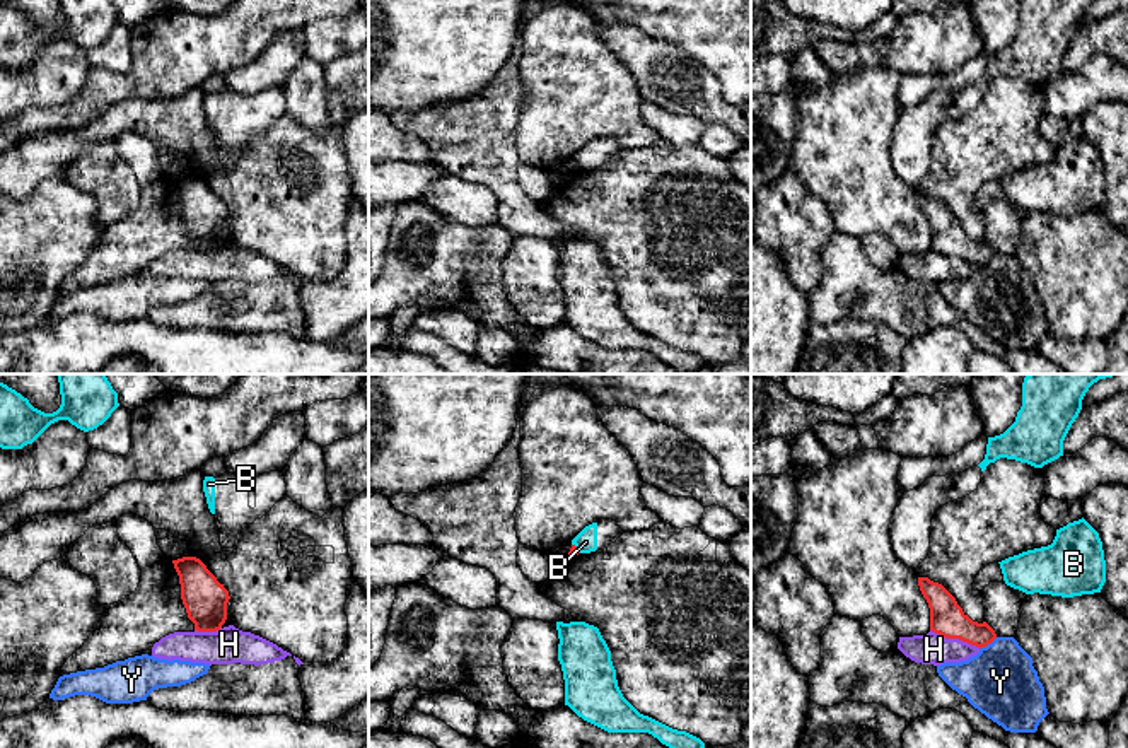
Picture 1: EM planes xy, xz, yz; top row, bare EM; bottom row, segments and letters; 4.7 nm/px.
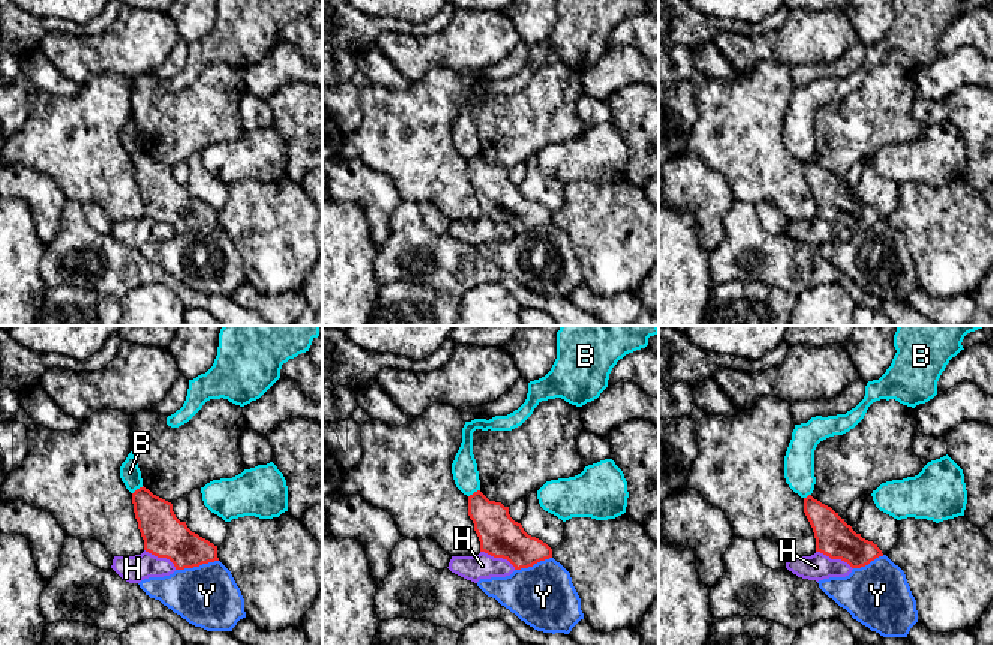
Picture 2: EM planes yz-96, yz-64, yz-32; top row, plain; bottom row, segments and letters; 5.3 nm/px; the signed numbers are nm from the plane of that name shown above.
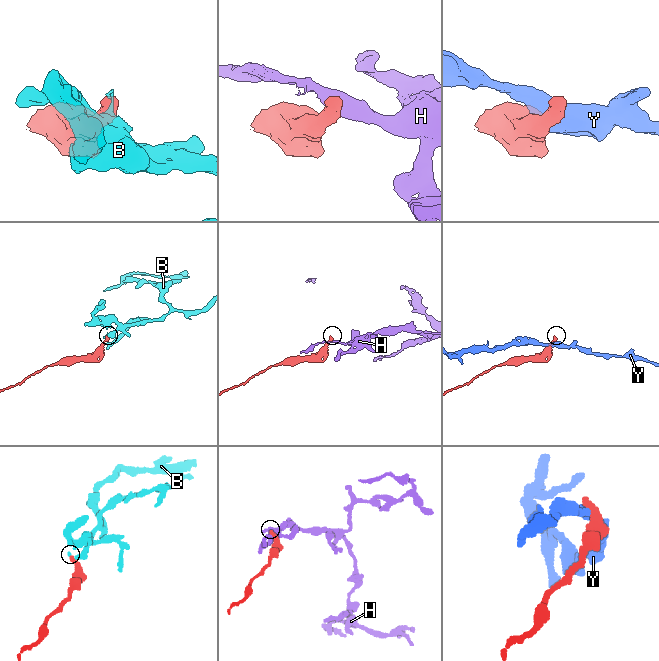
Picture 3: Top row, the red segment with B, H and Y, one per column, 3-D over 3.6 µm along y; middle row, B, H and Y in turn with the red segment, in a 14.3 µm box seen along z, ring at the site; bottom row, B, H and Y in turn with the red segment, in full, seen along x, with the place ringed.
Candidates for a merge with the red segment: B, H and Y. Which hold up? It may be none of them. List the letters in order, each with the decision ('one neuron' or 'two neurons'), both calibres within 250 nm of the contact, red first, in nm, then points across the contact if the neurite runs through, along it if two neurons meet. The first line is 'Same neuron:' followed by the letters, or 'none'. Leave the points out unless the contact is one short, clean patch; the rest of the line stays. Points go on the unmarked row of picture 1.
Same neuron: none
B: two neurons; calibres 40 and 110 nm; border xz (572, 161), (581, 169)
H: two neurons; calibres 160 and 140 nm; border yz (930, 246), (980, 265)
Y: two neurons; calibres 160 and 340 nm

